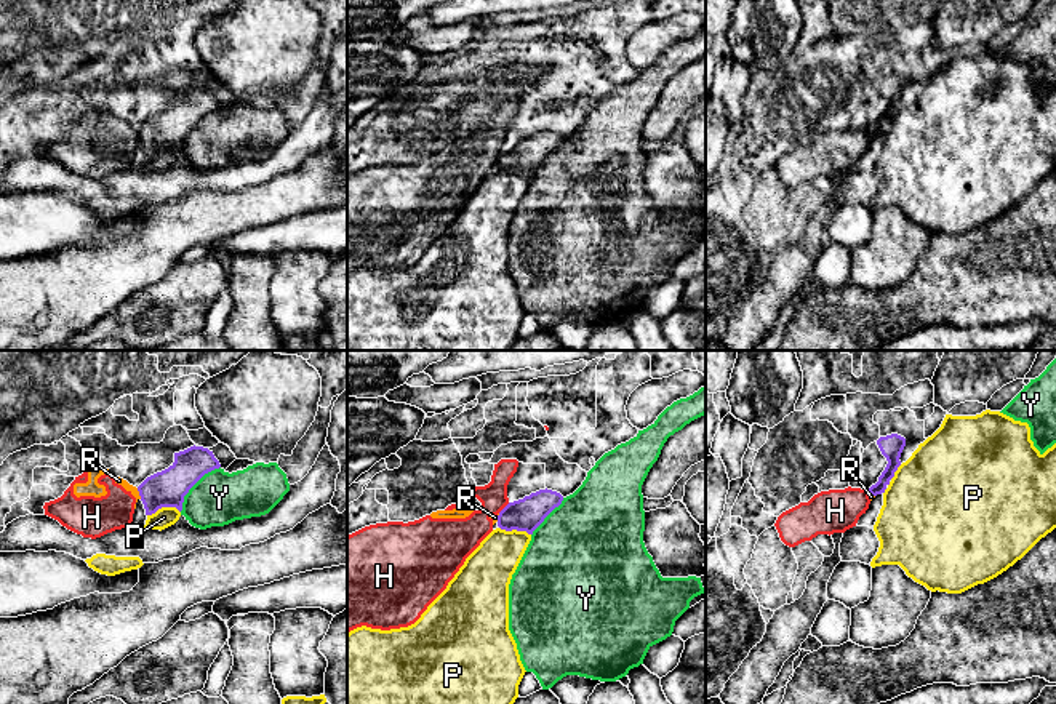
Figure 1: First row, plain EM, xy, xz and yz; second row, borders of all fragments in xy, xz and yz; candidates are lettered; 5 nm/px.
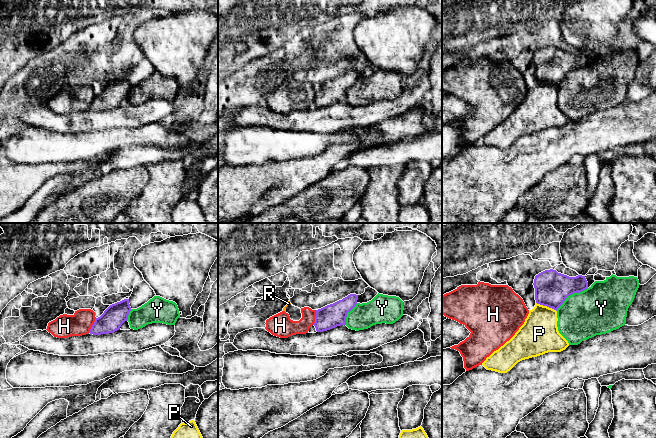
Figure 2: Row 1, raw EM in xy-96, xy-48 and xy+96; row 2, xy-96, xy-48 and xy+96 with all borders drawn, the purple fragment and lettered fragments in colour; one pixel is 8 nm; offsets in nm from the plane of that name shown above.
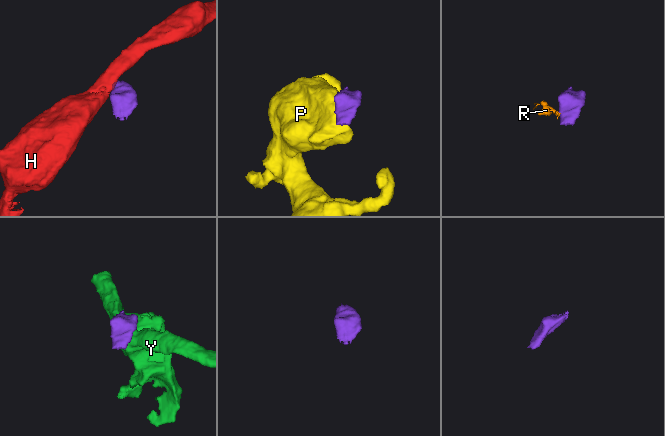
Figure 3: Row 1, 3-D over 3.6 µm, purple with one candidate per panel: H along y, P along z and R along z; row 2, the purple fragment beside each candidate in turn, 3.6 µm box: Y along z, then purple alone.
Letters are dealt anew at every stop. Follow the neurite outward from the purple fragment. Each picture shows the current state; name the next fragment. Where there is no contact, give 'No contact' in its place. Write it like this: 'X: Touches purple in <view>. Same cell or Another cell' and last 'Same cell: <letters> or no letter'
H: Touches purple in xz. Another cell
P: Touches purple in xy. Another cell
R: Touches purple in xy. Another cell
Y: Touches purple in xy. Another cell
Same cell: no letter

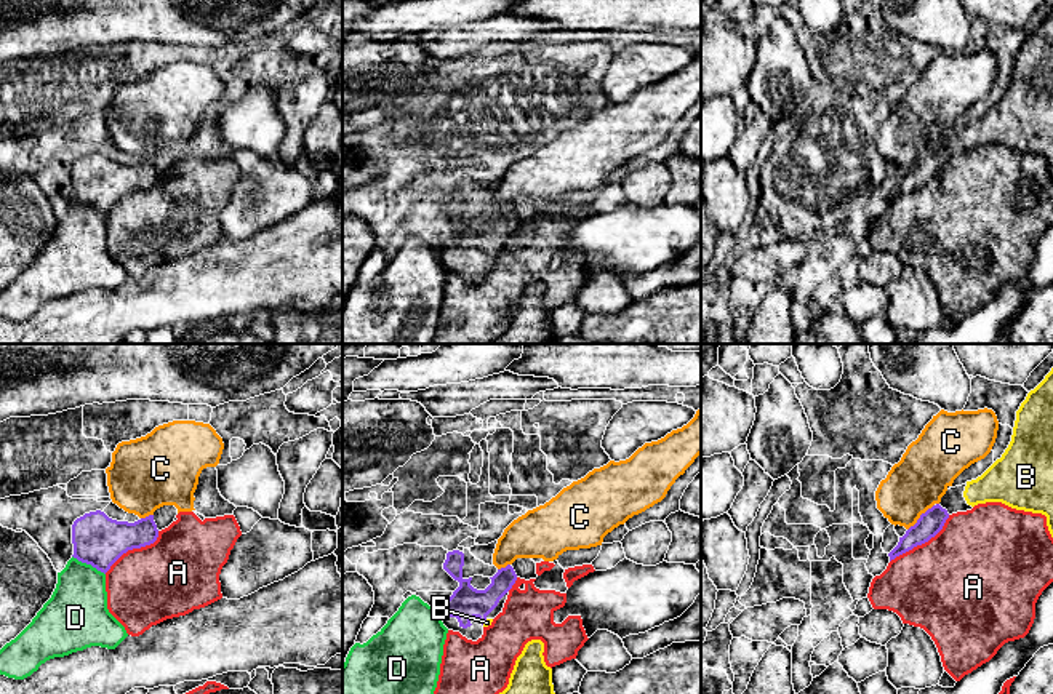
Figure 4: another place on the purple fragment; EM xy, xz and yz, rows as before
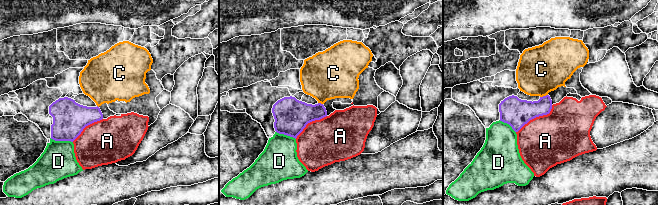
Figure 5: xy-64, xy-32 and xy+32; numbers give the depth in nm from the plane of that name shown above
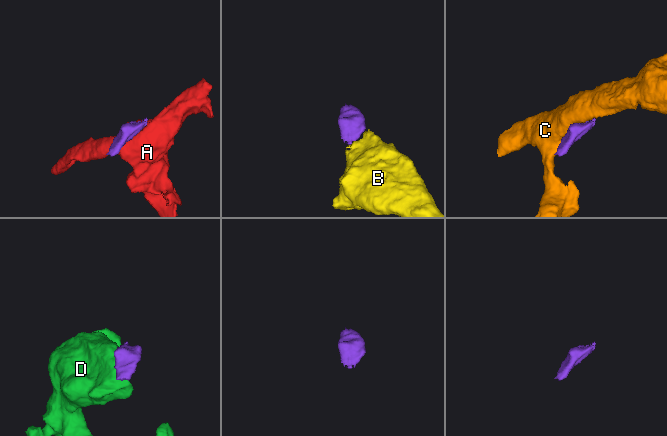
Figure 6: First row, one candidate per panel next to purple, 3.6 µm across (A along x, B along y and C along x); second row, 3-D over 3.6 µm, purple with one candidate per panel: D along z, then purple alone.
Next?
A: Touches purple in yz. Another cell
B: Touches purple in xz. Same cell
C: Touches purple in yz. Another cell
D: Touches purple in xy. Another cell
Same cell: B

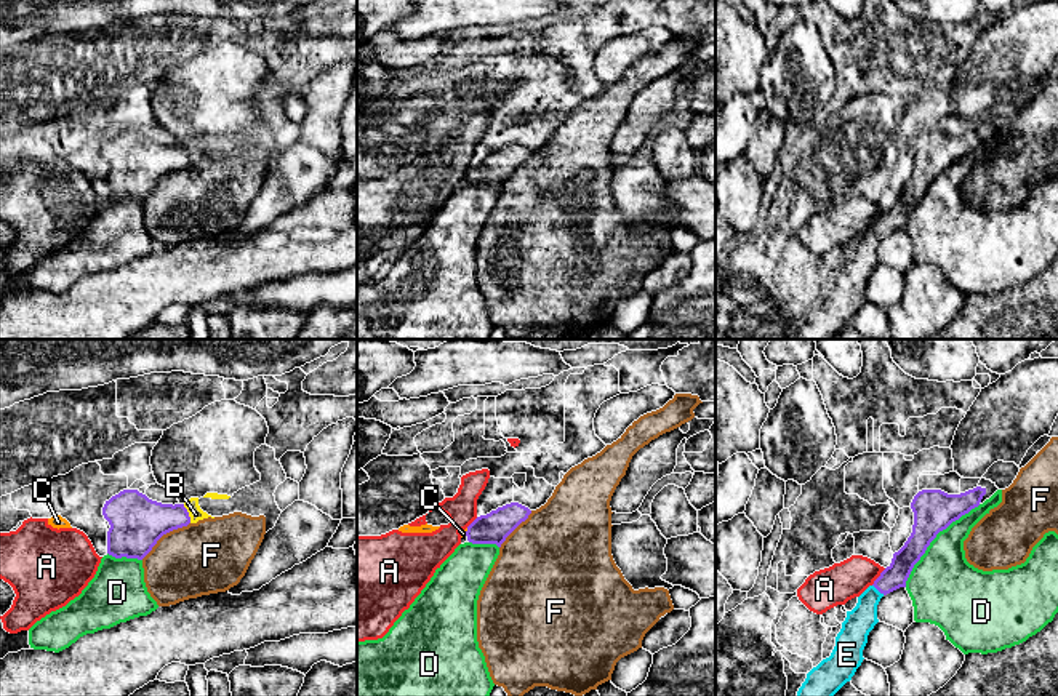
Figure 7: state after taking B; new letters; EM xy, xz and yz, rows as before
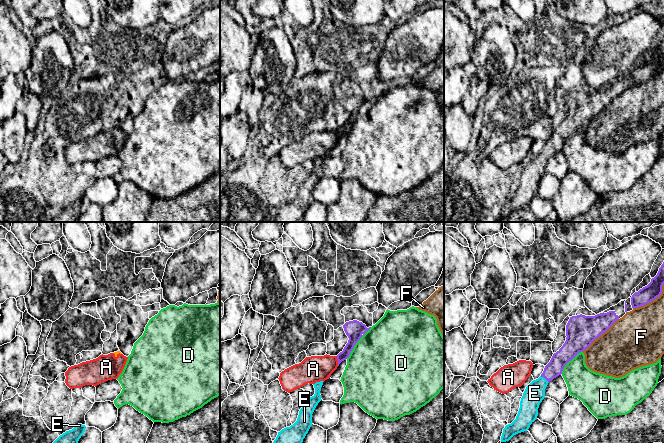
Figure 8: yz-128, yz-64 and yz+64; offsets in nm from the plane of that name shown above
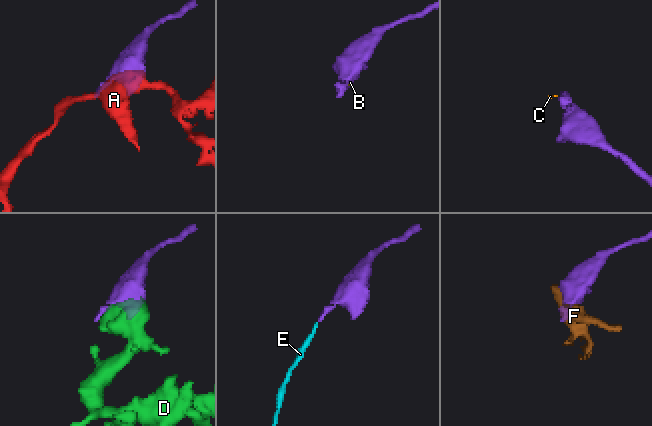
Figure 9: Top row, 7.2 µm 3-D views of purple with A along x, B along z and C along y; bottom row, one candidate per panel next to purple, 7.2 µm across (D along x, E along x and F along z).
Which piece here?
A: Touches purple in yz. Another cell
B: Touches purple in xy. Another cell
C: Touches purple in xz. Another cell
D: Touches purple in yz. Another cell
E: Touches purple in yz. Same cell
F: Touches purple in xy. Another cell
Same cell: E

